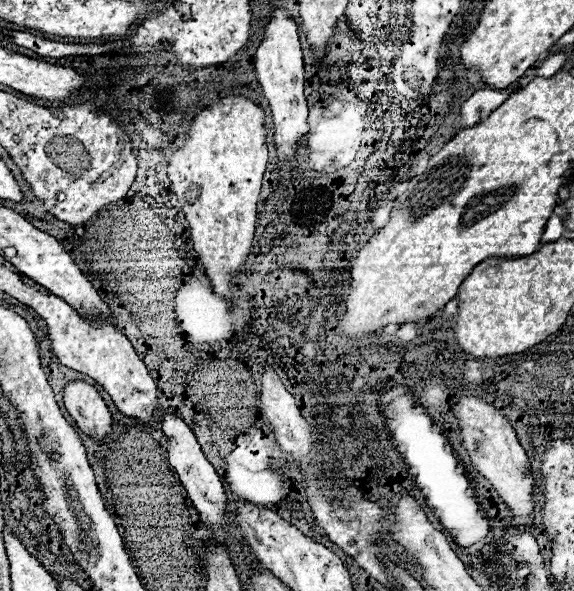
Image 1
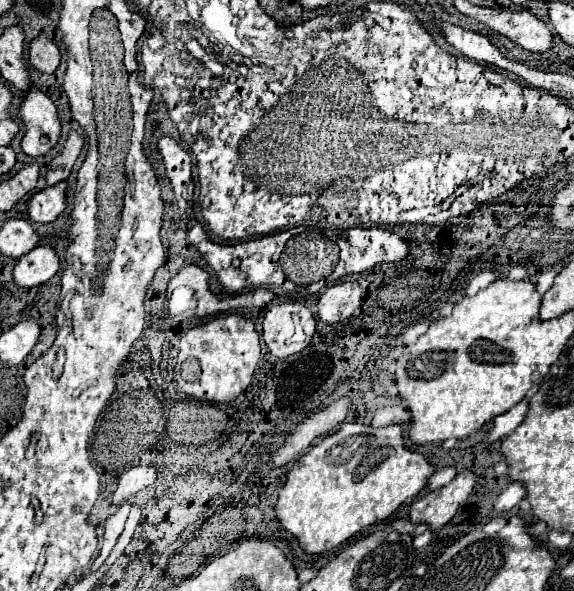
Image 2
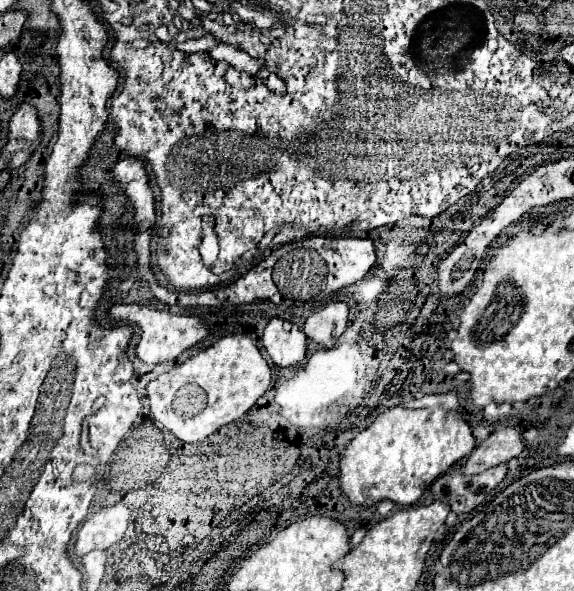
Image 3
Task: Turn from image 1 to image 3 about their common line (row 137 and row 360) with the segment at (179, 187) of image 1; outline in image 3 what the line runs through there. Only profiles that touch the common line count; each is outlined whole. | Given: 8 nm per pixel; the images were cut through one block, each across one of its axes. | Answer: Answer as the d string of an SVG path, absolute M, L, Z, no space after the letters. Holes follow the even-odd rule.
M230 334L208 346L200 354L188 358L170 372L158 376L146 386L150 410L160 418L174 436L190 444L206 440L218 428L242 418L270 384L270 366L262 358L256 344L244 334ZM196 416L196 422L192 422ZM200 416L200 420L198 420ZM186 426L186 436L184 436ZM190 432L190 434L188 434Z

